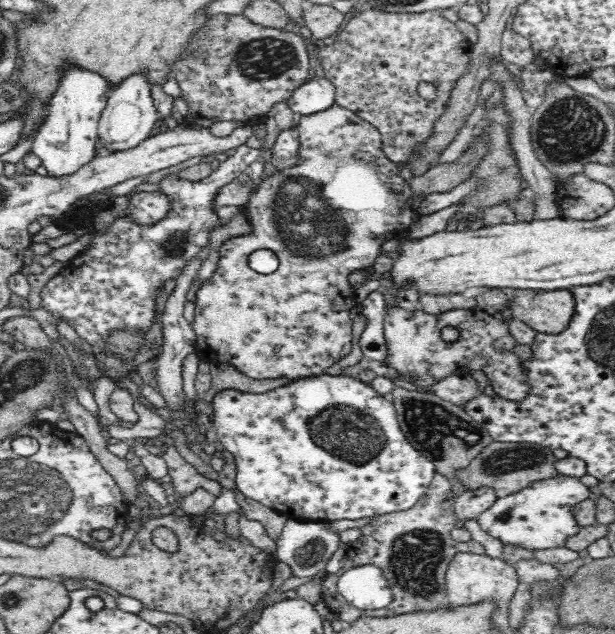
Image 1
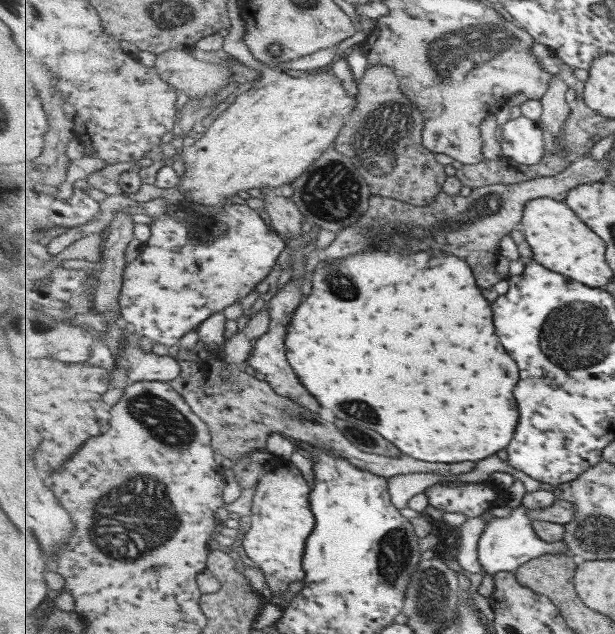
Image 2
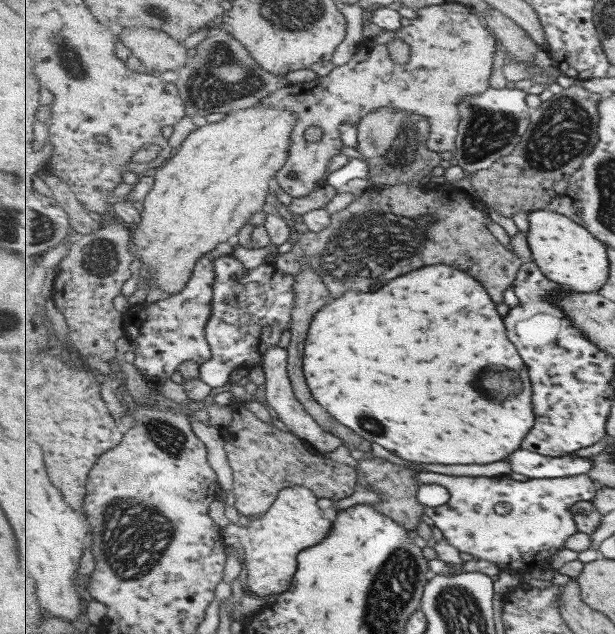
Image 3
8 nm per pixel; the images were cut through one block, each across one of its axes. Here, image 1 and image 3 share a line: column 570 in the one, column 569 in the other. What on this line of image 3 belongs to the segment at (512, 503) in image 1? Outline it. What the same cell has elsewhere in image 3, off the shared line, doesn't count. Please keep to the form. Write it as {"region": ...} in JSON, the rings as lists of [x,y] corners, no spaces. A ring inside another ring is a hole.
{"region":[[[435,472],[417,474],[420,484],[440,484],[447,487],[450,499],[443,506],[426,507],[426,515],[442,531],[447,539],[460,552],[466,552],[481,560],[493,562],[500,570],[530,572],[533,568],[543,568],[549,564],[549,558],[559,550],[566,548],[569,537],[579,532],[573,513],[573,506],[581,501],[591,501],[599,491],[599,484],[591,475],[566,476],[563,478],[533,478],[523,482],[511,480],[509,476],[501,478],[483,478],[469,476],[447,476]]]}

